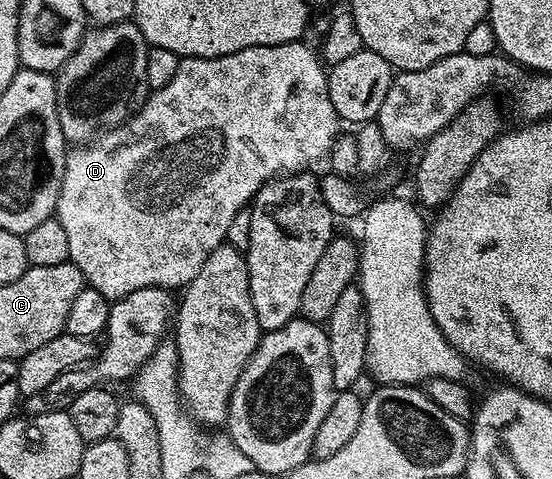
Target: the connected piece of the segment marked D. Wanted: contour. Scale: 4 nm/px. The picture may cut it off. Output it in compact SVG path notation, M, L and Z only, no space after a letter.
M299 39L280 43L279 45L261 45L248 47L244 51L236 51L232 55L219 57L184 57L178 62L178 70L168 87L153 90L147 96L141 109L126 122L103 132L89 143L79 144L66 154L66 170L60 187L60 199L56 216L68 234L69 261L80 267L85 284L91 289L100 291L109 301L119 301L132 291L140 291L144 287L160 287L171 291L181 290L204 267L204 259L216 251L216 247L224 244L228 235L228 227L232 219L236 219L236 211L247 208L255 195L268 182L279 175L289 175L309 170L318 160L329 158L332 143L340 136L340 122L336 115L336 107L332 107L332 99L328 99L327 70L314 53Z

